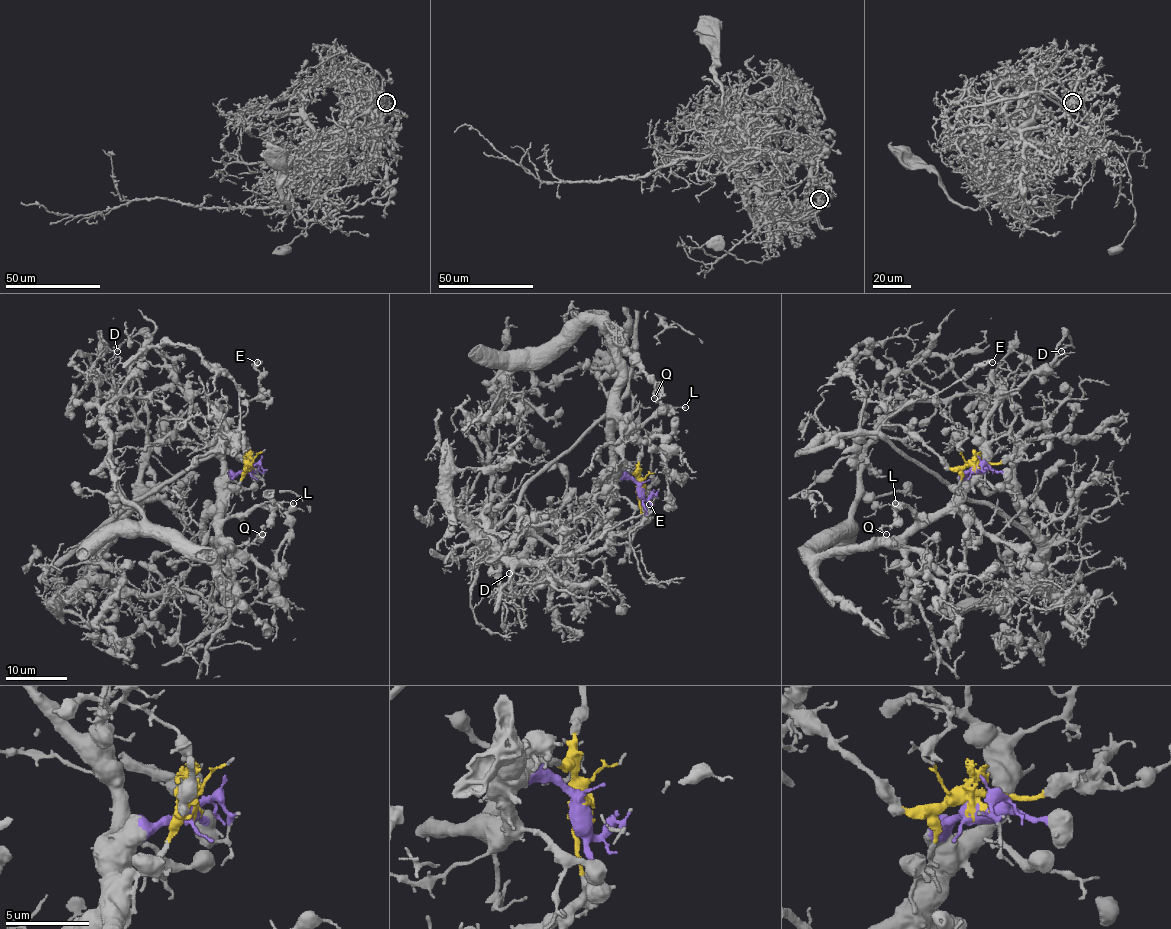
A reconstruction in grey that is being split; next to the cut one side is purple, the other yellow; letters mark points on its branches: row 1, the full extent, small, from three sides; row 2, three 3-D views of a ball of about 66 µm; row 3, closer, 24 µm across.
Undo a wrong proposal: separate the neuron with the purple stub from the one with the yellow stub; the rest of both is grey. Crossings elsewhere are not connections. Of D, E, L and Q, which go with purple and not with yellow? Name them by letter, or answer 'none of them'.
D, L, Q

